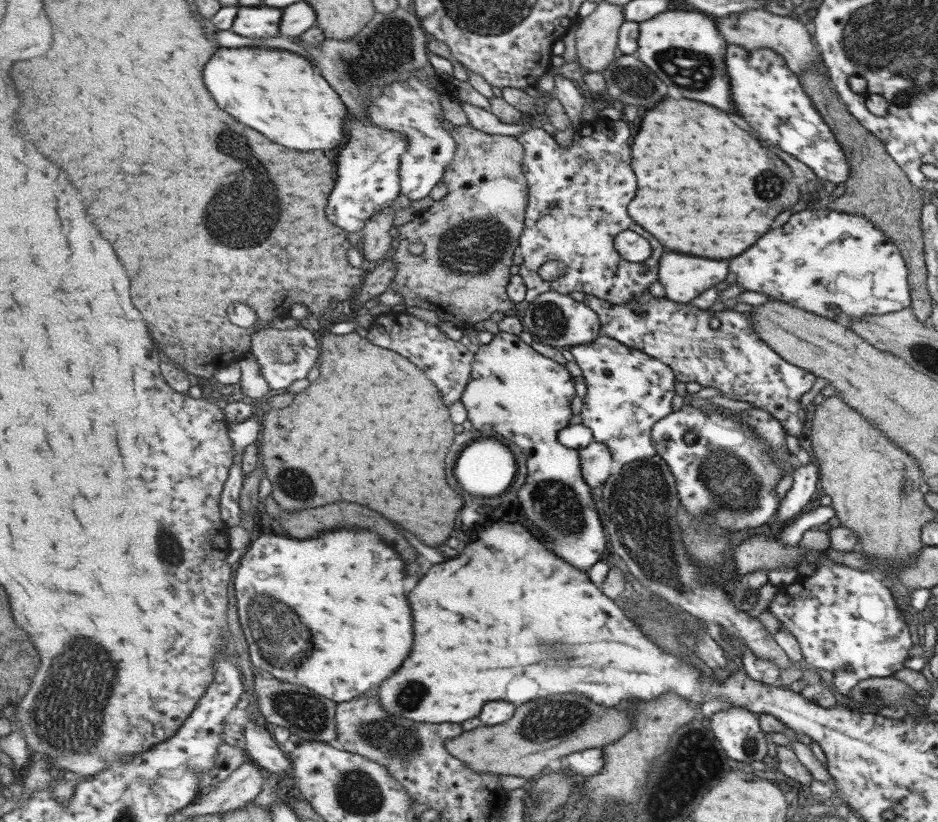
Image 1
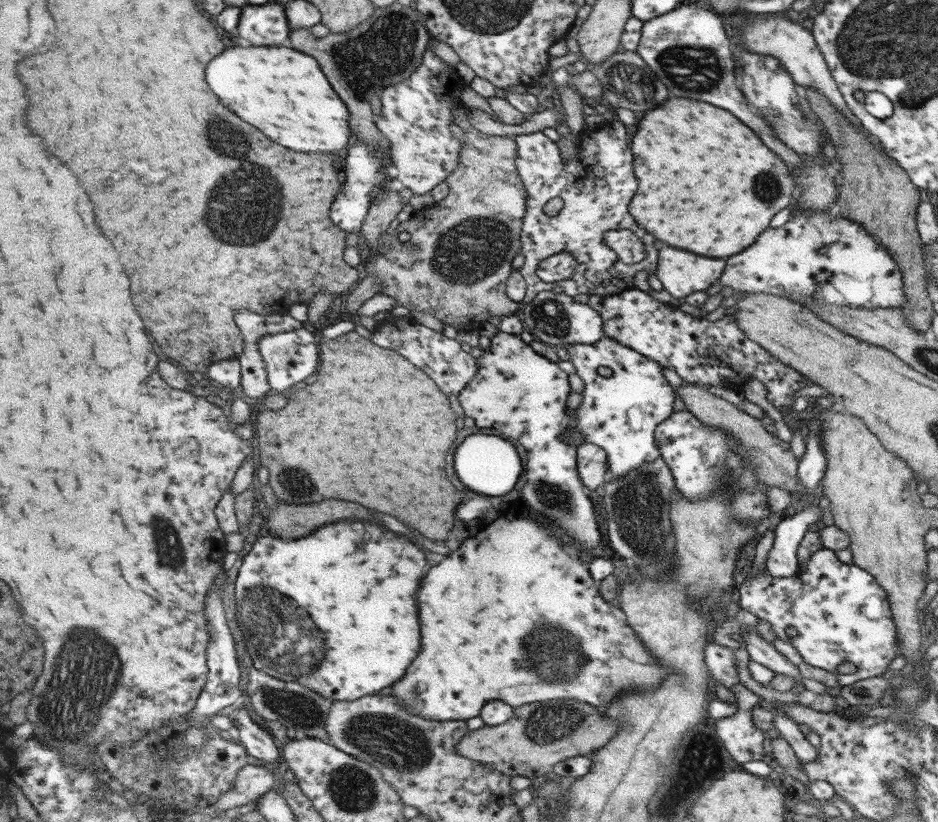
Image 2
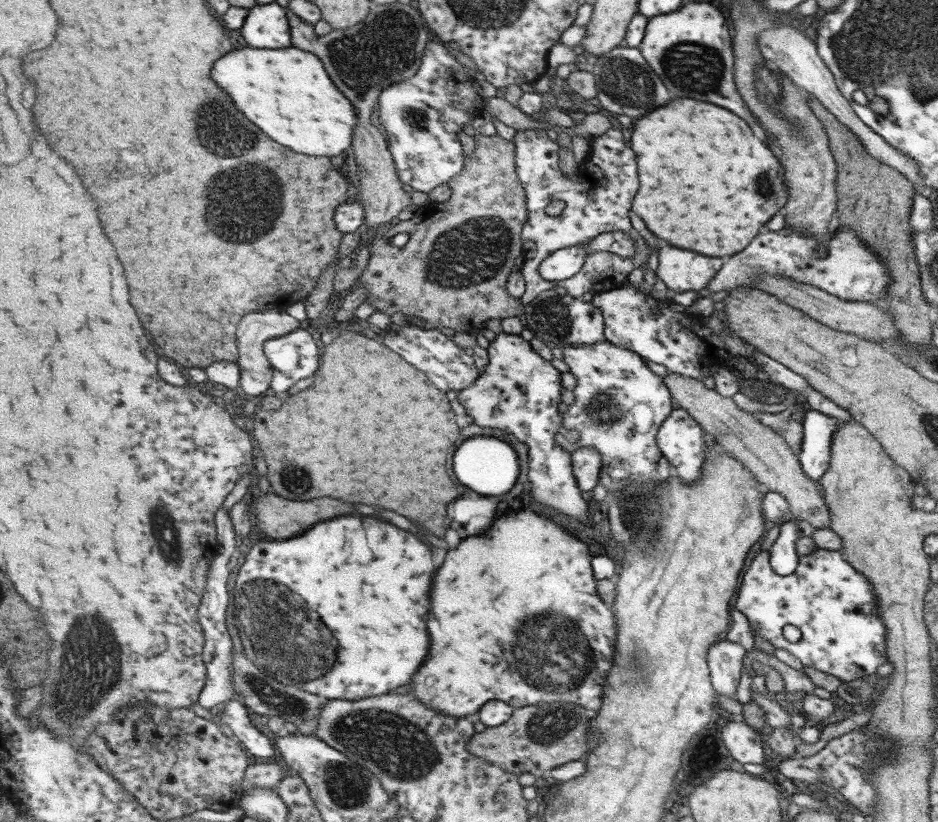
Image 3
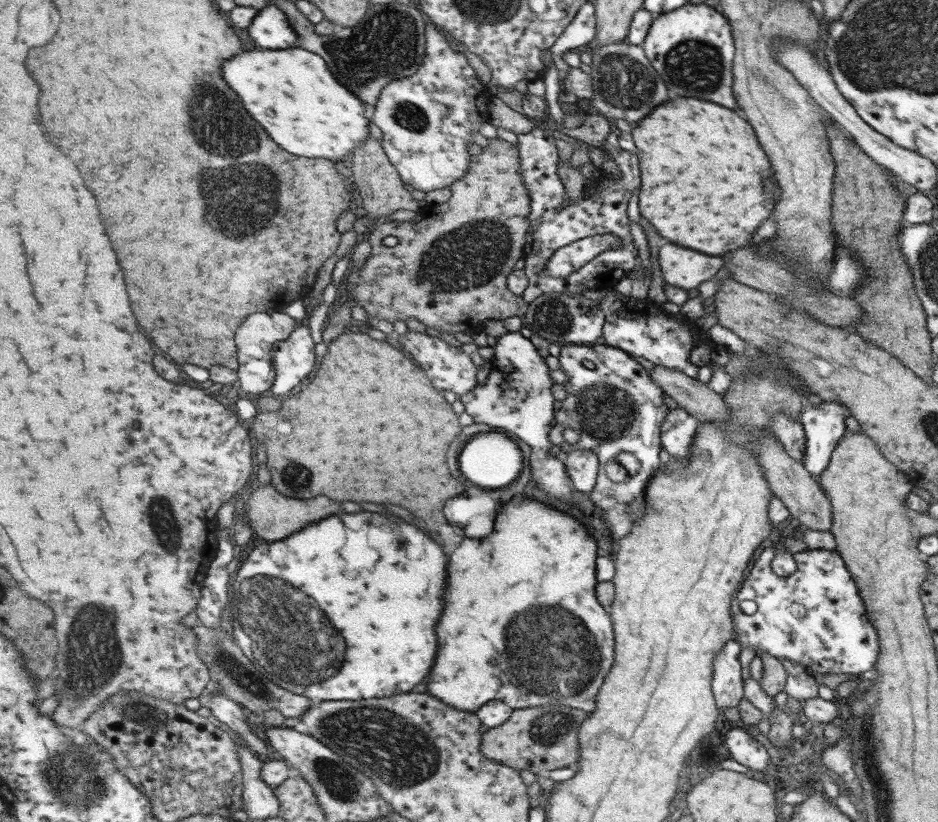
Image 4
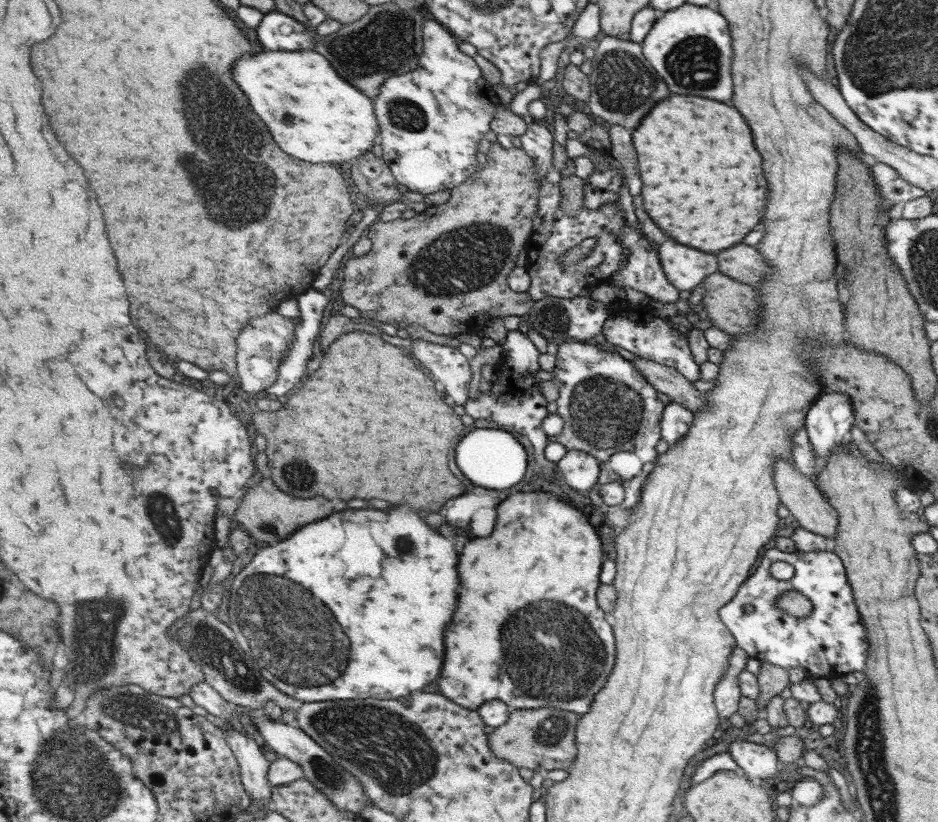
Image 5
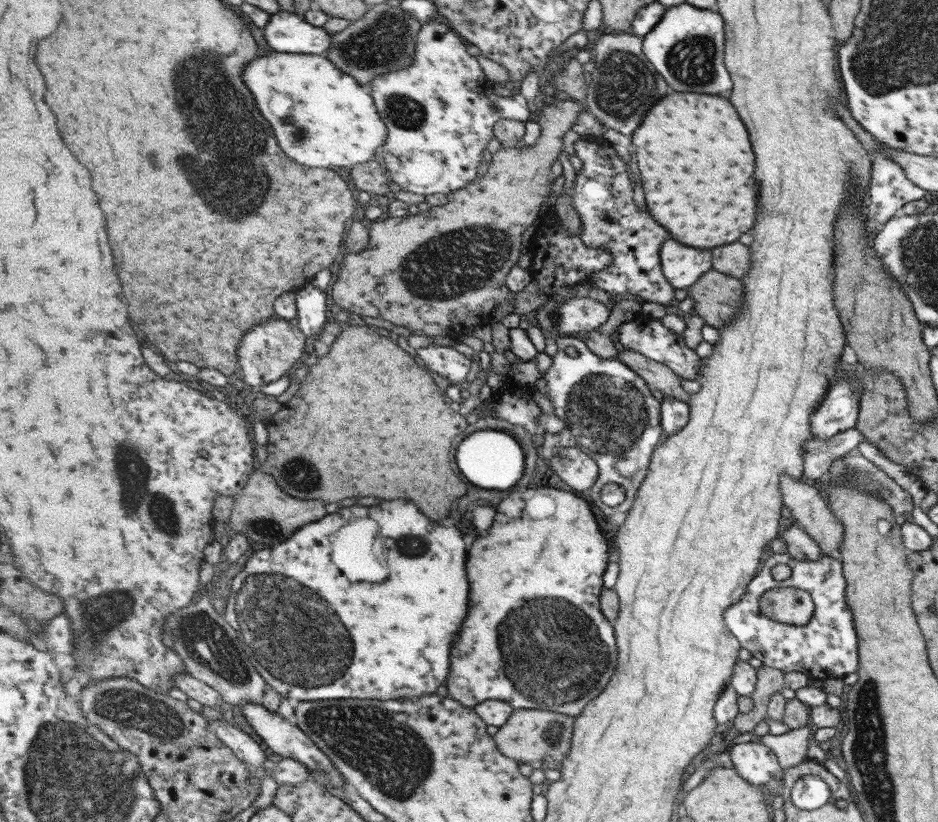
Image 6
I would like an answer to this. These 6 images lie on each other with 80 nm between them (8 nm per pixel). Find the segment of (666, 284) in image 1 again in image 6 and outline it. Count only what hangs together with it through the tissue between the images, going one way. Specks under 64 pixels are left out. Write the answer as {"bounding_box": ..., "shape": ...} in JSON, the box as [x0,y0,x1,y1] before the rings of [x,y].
{"bounding_box":[660,240,711,289],"shape":[[[675,240],[660,246],[660,266],[667,281],[677,289],[687,289],[711,268],[707,250],[695,250]]]}

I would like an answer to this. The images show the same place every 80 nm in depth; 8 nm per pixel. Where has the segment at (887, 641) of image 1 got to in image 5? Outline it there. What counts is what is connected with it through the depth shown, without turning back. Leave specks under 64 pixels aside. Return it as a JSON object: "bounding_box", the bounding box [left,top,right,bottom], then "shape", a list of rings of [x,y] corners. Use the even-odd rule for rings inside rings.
{"bounding_box":[719,547,869,680],"shape":[[[775,547],[768,549],[759,560],[759,565],[739,585],[736,595],[720,608],[719,618],[734,636],[735,644],[745,651],[748,658],[768,662],[782,669],[801,668],[812,677],[824,677],[828,680],[837,675],[844,676],[849,672],[862,672],[865,668],[866,656],[869,651],[869,641],[864,626],[861,624],[852,592],[847,582],[842,562],[835,553],[829,551],[785,553]],[[777,560],[783,560],[792,564],[794,568],[789,580],[777,580],[769,574],[770,564]],[[787,592],[801,593],[809,599],[812,609],[803,618],[795,618],[786,612],[773,606],[778,594]],[[744,604],[750,604],[753,610],[749,614],[741,611]]]}

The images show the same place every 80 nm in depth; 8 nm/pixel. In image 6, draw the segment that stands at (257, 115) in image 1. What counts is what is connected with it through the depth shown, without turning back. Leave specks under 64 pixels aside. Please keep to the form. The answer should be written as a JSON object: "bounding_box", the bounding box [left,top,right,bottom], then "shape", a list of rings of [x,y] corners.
{"bounding_box":[245,54,389,168],"shape":[[[269,54],[263,58],[257,58],[257,62],[253,62],[253,66],[249,66],[249,70],[245,70],[245,82],[249,82],[249,88],[253,90],[253,94],[257,94],[257,106],[261,106],[261,112],[265,114],[265,118],[269,118],[269,122],[273,122],[273,128],[277,130],[277,138],[281,142],[281,148],[285,148],[285,154],[289,154],[293,160],[299,160],[299,164],[305,166],[315,166],[315,168],[350,168],[357,165],[363,165],[374,159],[375,152],[381,151],[388,140],[389,129],[385,126],[383,118],[377,112],[377,106],[373,102],[373,96],[367,94],[367,90],[349,74],[345,74],[343,70],[339,70],[329,58],[325,56],[315,56],[315,54]]]}

